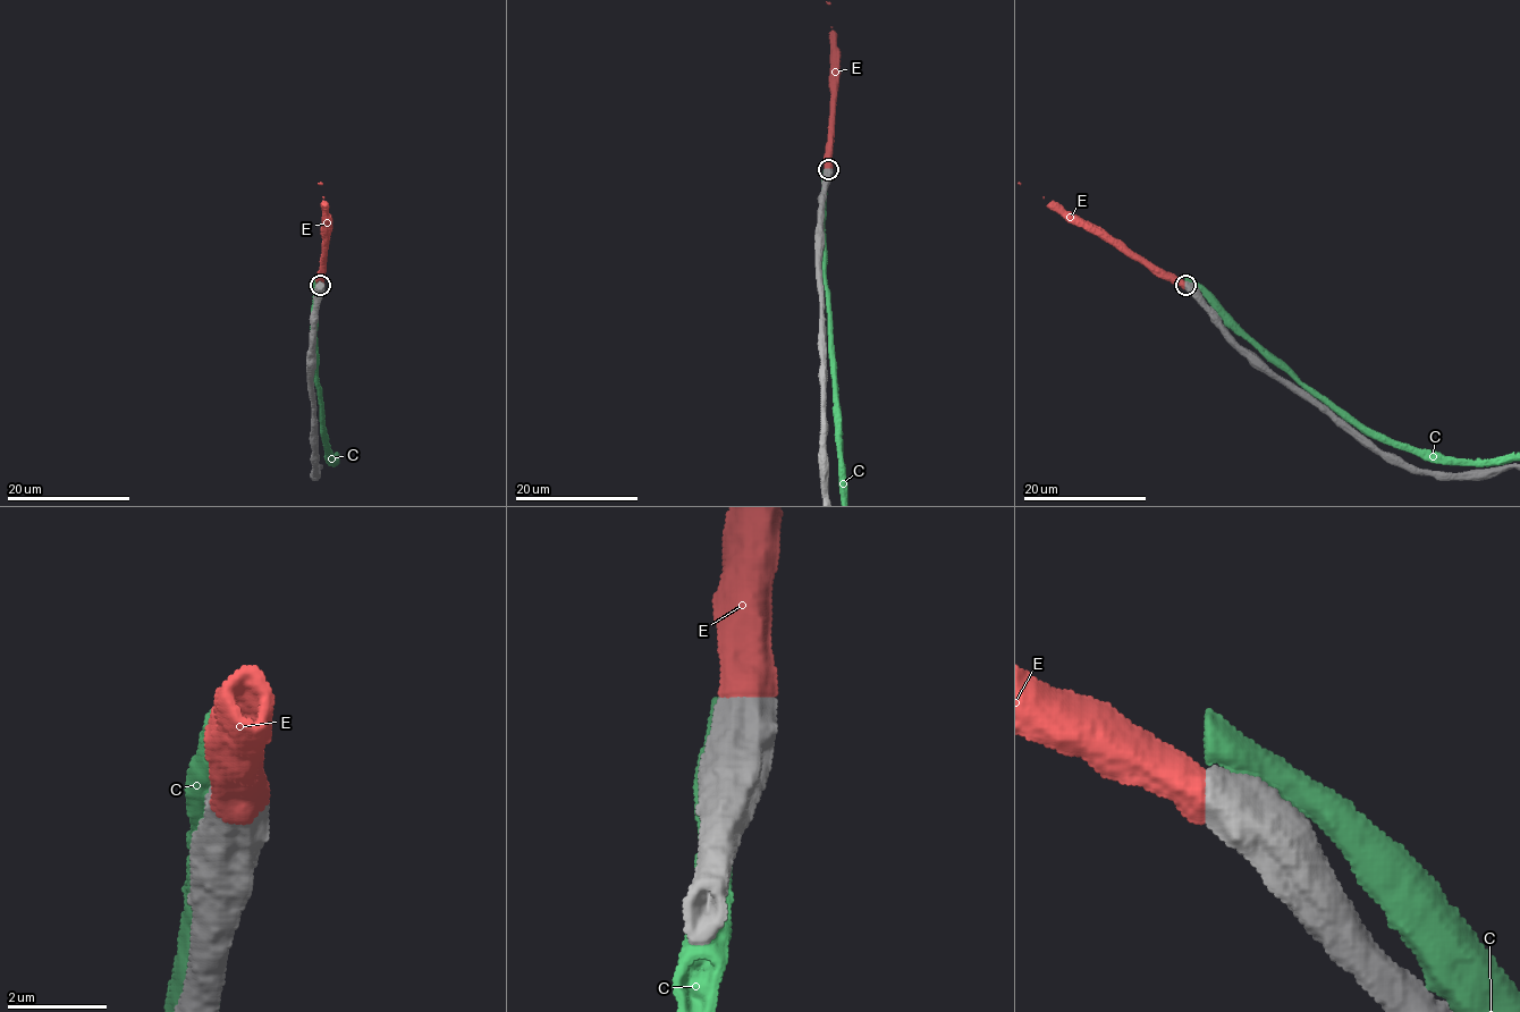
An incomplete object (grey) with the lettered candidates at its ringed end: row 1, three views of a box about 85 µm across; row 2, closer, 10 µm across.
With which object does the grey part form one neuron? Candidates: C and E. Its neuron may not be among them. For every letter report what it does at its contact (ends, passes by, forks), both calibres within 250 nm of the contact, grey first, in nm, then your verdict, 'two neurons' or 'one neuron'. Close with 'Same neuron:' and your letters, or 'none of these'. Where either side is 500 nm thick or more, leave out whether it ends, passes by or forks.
C: 800/500 nm | two neurons
E: 750/750 nm | one neuron
Same neuron: E

